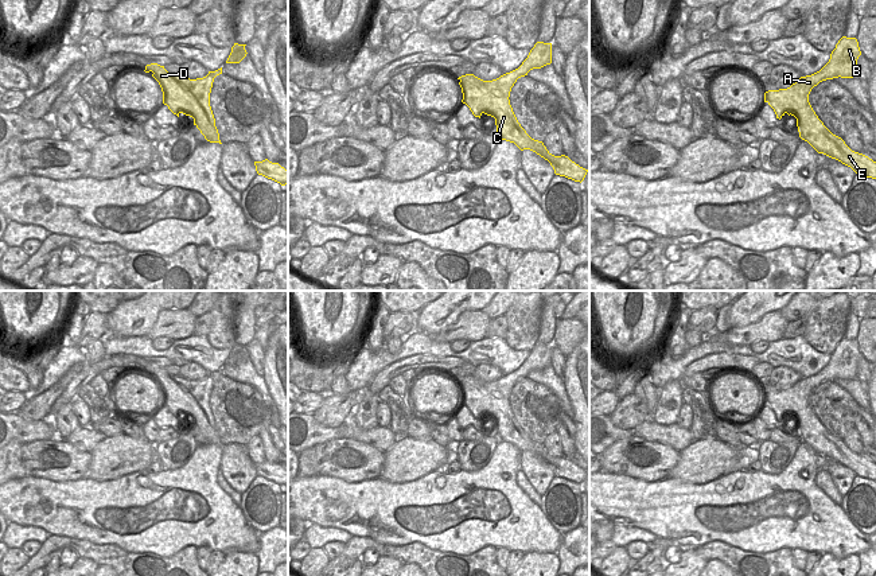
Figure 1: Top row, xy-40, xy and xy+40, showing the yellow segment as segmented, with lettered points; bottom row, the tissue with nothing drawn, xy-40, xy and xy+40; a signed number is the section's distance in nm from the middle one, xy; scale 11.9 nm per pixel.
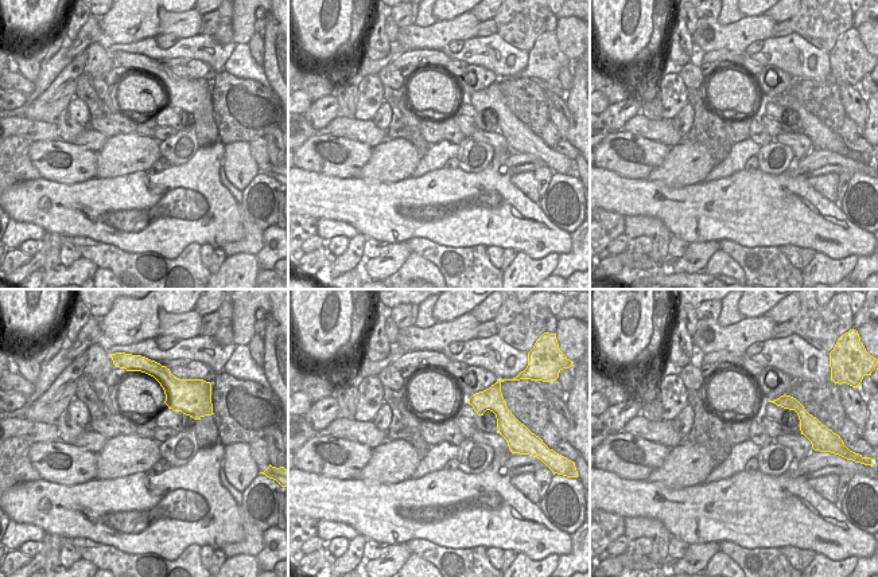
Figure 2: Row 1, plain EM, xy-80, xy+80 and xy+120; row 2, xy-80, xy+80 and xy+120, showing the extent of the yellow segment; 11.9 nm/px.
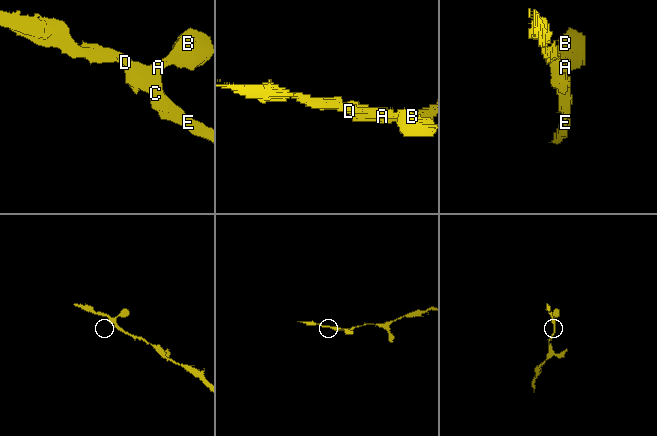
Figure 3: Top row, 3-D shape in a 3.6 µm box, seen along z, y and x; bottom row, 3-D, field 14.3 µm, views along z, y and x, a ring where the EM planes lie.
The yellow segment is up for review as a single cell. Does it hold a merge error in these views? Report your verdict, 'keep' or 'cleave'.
keep

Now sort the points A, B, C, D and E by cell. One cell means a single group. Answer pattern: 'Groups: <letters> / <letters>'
Groups: A B C D E

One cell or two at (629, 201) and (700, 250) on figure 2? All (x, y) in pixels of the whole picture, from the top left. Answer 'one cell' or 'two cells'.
two cells

